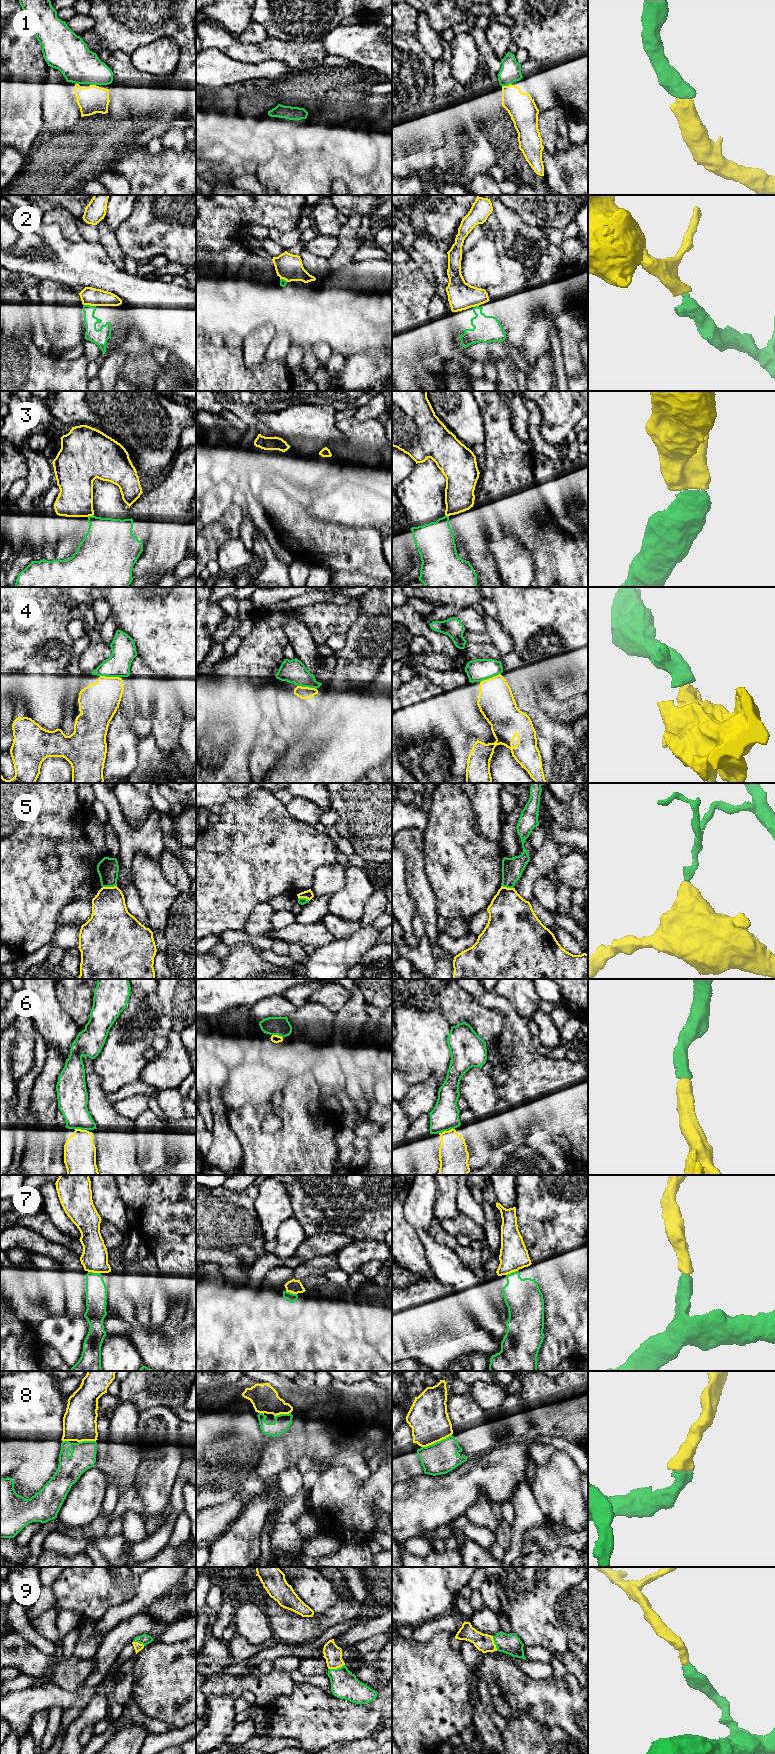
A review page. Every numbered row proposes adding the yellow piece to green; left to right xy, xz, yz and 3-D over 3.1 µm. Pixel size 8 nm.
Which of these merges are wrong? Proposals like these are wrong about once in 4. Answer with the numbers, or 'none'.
3, 5

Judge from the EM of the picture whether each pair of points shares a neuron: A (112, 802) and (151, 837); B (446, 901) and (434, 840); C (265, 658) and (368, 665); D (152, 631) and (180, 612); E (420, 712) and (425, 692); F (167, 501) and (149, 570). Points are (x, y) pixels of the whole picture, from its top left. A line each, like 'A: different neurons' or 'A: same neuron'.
A: same neuron
B: same neuron
C: different neurons
D: same neuron
E: same neuron
F: same neuron

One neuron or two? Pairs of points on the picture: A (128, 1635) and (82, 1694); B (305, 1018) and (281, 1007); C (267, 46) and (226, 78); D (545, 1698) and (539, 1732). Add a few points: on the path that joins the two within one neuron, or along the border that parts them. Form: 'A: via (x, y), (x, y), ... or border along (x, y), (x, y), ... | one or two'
A: via (113, 1648), (104, 1658), (99, 1674), (94, 1679) | one
B: border along (297, 1007), (286, 1016) | two
C: border along (224, 53), (243, 62), (268, 60) | two
D: border along (519, 1714), (528, 1714), (563, 1731) | two

